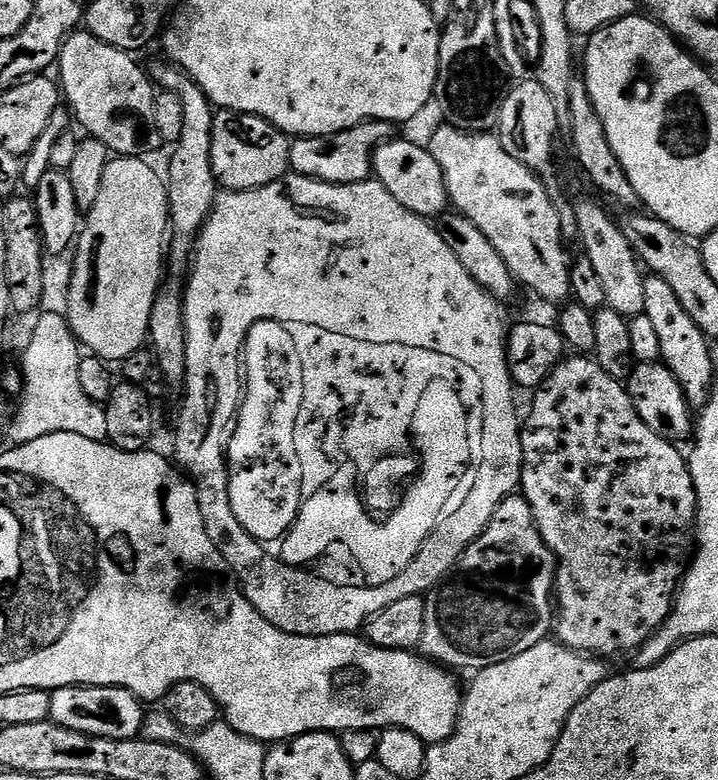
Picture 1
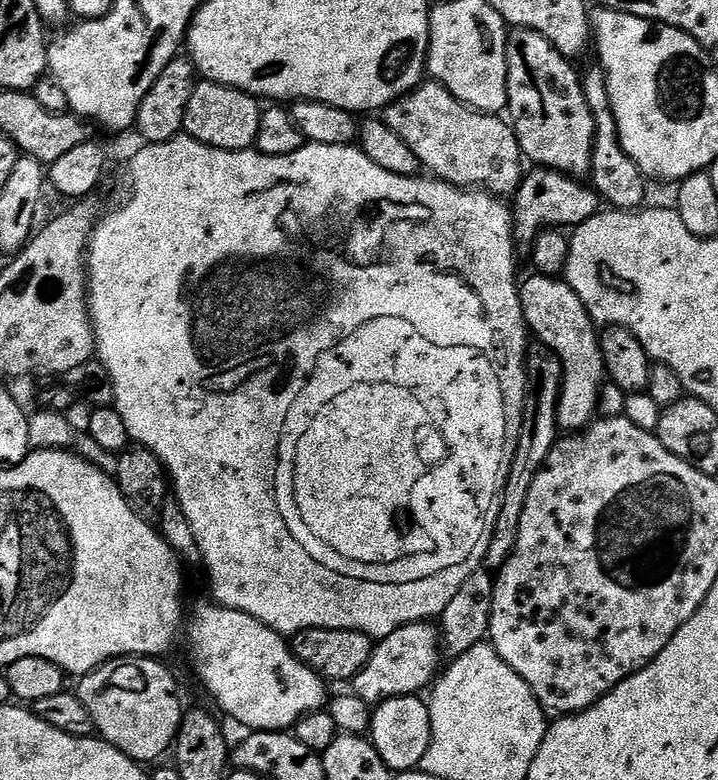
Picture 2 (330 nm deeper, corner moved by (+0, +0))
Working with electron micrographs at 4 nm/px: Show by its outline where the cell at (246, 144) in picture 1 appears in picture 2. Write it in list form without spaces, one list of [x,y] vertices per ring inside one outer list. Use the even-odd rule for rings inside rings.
[[[201,79],[190,94],[190,102],[186,106],[184,132],[211,148],[242,152],[255,145],[261,111],[262,104],[257,97]]]

